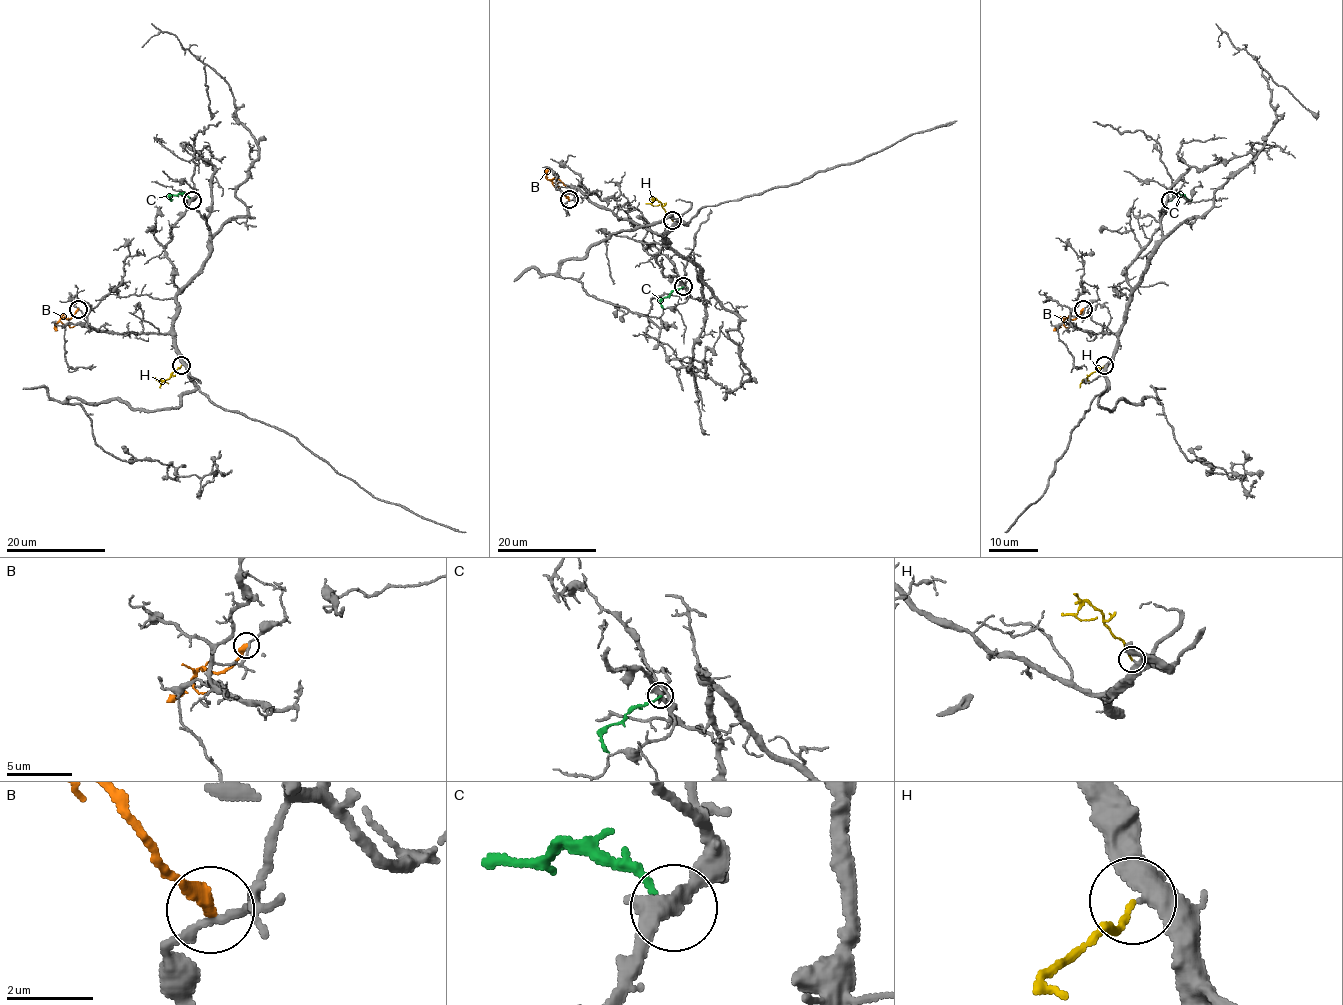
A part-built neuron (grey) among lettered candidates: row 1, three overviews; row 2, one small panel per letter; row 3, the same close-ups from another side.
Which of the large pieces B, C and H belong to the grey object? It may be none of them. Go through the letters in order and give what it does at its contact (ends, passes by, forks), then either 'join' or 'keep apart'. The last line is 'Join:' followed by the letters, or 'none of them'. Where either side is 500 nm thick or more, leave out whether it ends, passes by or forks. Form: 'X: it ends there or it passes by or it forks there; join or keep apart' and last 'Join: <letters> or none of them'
B: it ends there; keep apart
C: it ends there; keep apart
H: it ends there; join
Join: H

